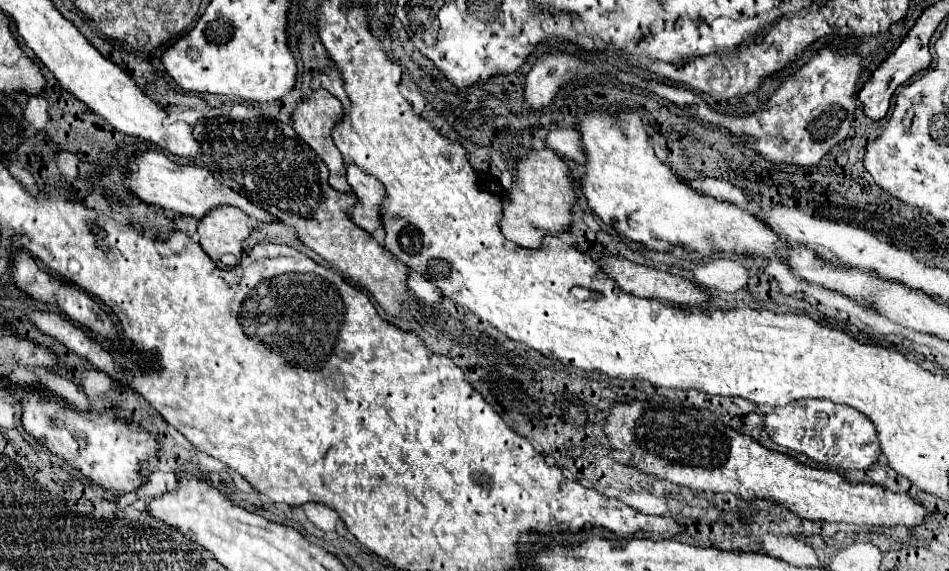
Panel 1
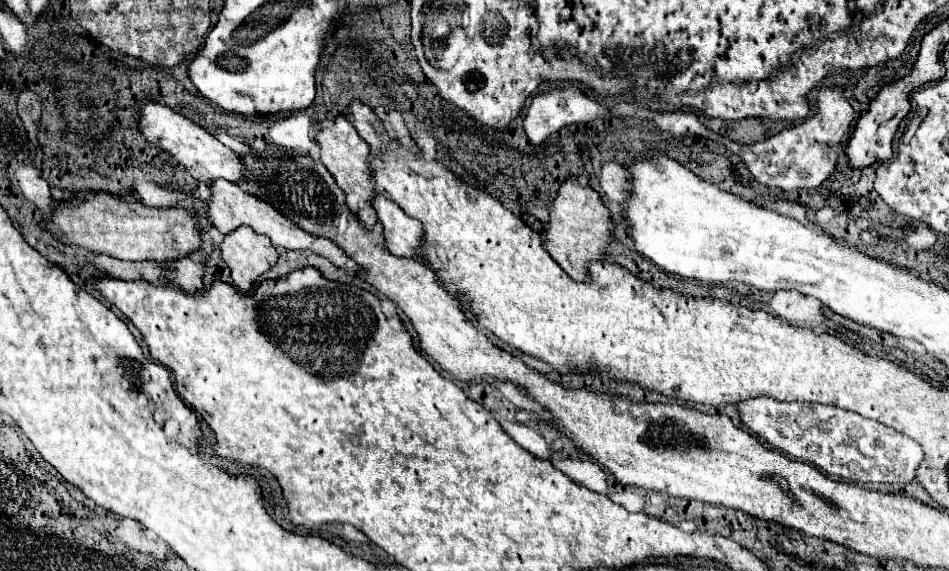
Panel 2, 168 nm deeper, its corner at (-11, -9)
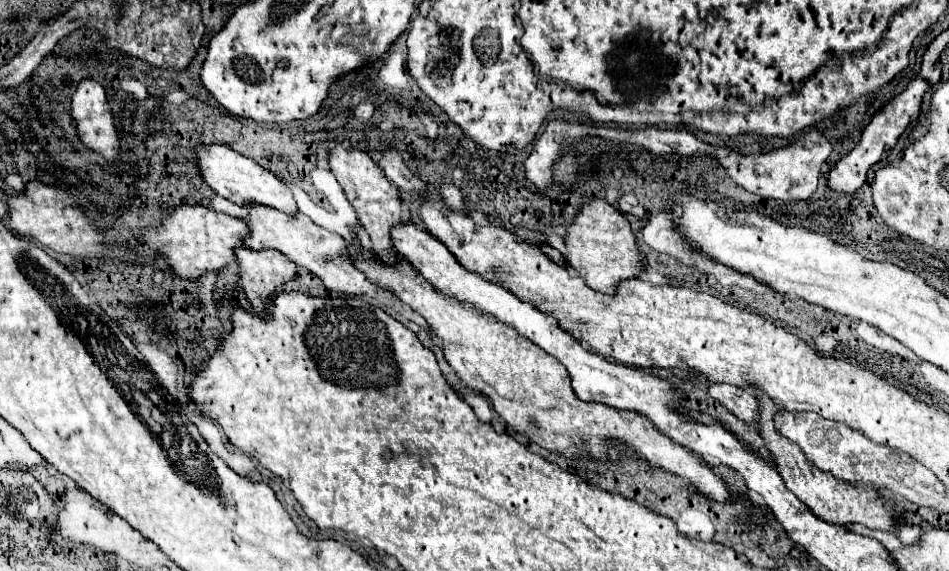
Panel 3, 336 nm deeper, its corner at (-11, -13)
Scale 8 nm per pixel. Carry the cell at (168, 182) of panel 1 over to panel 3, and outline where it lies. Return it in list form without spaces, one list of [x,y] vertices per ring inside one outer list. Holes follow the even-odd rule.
[[[246,206],[250,210],[250,236],[246,238],[246,246],[252,250],[264,250],[274,248],[286,254],[292,262],[296,262],[300,268],[306,268],[314,276],[318,276],[324,286],[332,292],[342,294],[368,294],[376,296],[378,286],[374,286],[354,264],[354,254],[350,250],[350,244],[326,228],[314,224],[308,216],[298,214],[294,218],[282,214],[280,210],[270,210],[268,206]]]

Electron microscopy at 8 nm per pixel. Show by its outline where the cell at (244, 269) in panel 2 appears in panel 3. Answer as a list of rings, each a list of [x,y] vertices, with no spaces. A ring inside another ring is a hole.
[[[246,246],[236,250],[240,266],[240,284],[252,308],[266,314],[266,300],[274,296],[278,286],[298,276],[298,266],[278,250],[250,250]]]

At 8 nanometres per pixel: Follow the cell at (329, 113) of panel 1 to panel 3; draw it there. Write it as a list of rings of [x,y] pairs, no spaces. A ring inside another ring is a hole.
[[[340,146],[334,148],[332,154],[330,154],[330,170],[334,172],[336,180],[344,188],[348,202],[358,212],[358,220],[364,226],[364,230],[368,232],[376,256],[384,264],[394,266],[398,262],[398,252],[394,250],[390,230],[394,226],[406,222],[404,210],[402,210],[402,202],[400,202],[400,196],[398,196],[398,190],[392,186],[390,180],[384,178],[384,172],[372,162],[372,158],[366,152],[360,152],[360,150],[354,150],[354,148],[350,148],[350,150],[344,150]]]

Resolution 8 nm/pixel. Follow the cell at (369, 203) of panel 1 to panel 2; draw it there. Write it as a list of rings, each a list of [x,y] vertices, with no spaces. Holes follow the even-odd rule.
[[[382,194],[372,198],[378,220],[384,226],[386,248],[396,256],[414,258],[418,242],[422,242],[422,224],[404,214],[404,210]]]

